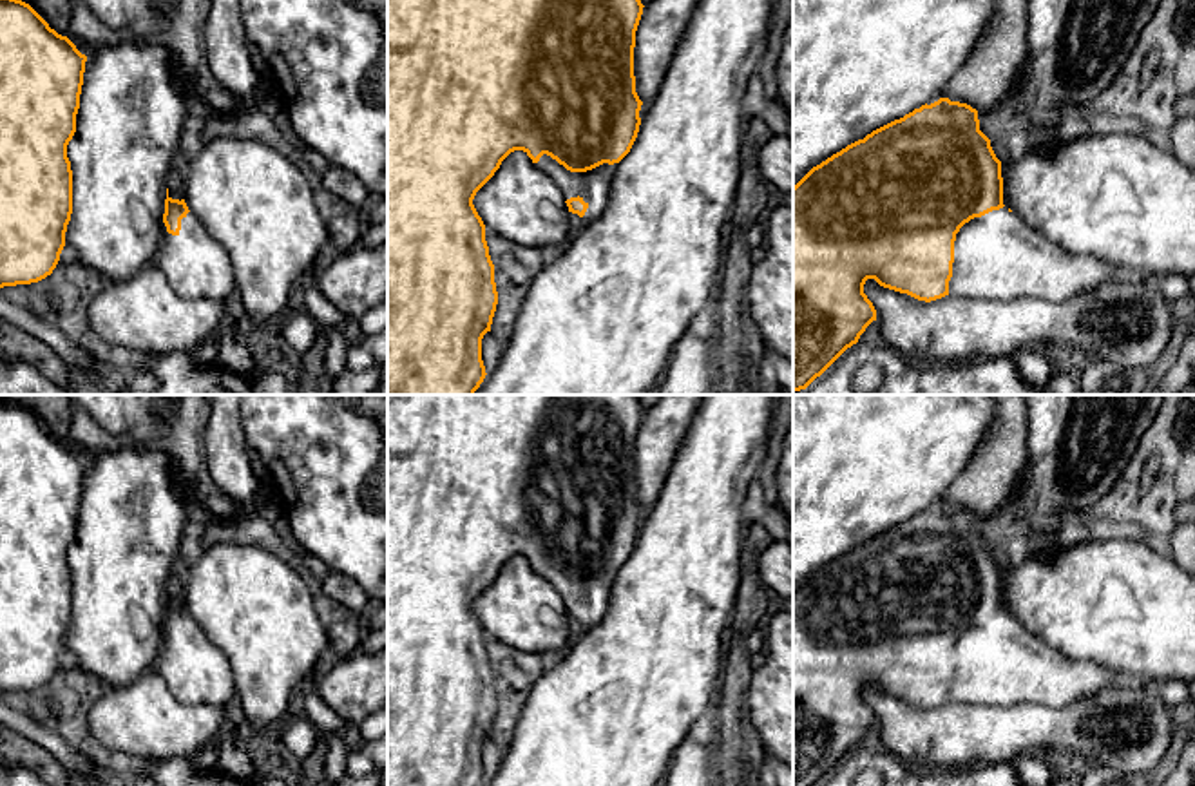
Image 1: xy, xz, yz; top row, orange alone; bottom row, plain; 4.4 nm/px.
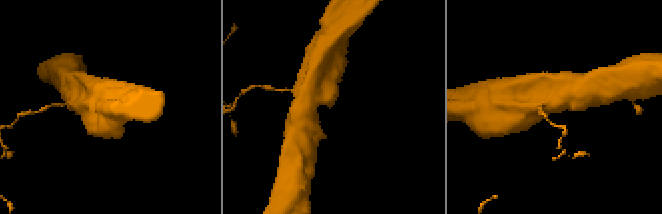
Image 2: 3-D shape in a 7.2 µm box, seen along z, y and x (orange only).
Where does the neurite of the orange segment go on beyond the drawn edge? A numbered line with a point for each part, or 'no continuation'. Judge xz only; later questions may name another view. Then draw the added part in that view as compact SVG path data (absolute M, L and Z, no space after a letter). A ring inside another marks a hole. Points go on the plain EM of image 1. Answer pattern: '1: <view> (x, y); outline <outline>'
1: xz (594, 591); outline M543 560L534 570L556 589L565 607L579 601L588 610L583 621L585 630L605 618L617 569L603 569L587 578L570 578L556 565Z

